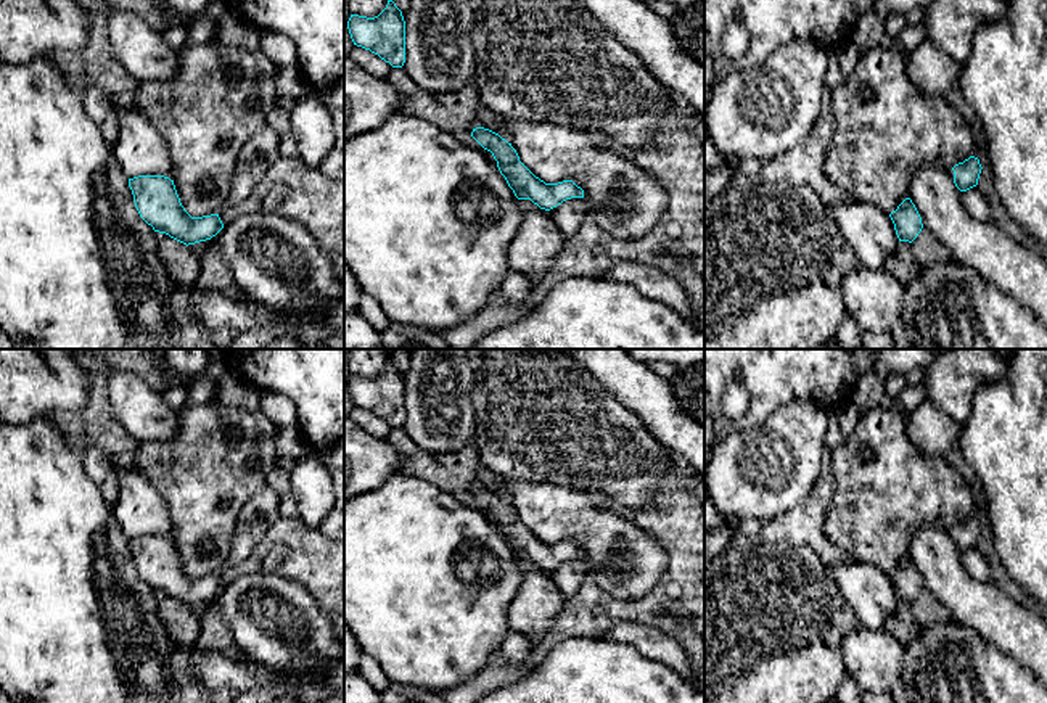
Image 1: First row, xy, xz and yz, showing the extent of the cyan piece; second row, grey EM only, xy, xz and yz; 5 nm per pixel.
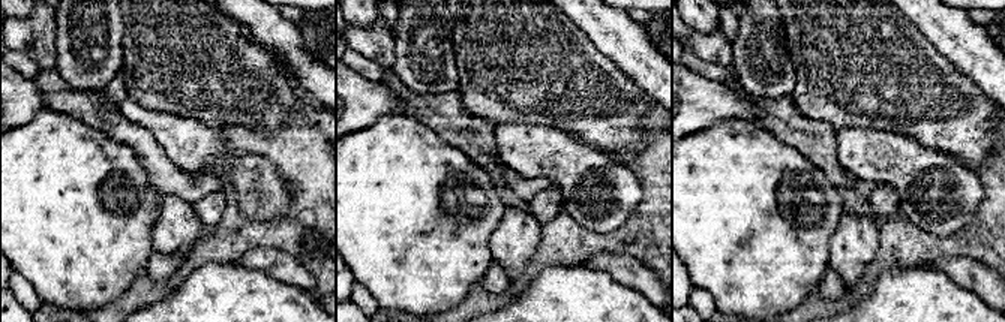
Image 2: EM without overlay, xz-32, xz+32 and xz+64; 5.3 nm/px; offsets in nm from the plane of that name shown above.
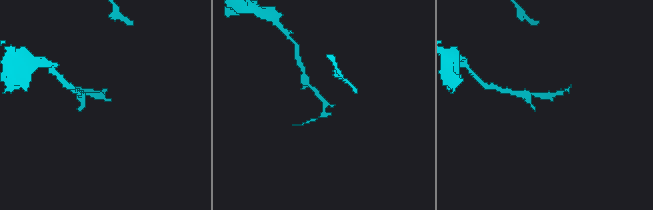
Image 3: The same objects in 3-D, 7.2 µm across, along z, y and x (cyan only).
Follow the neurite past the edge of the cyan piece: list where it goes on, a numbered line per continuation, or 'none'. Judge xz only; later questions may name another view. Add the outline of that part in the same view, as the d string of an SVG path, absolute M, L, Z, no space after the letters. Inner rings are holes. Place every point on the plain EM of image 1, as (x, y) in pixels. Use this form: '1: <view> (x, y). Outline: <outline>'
none

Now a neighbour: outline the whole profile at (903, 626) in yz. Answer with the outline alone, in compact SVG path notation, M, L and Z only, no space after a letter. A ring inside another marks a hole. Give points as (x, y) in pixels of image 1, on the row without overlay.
M923 587L912 603L897 603L896 613L886 621L883 629L907 647L922 626L949 623L951 619L952 616L946 606Z

